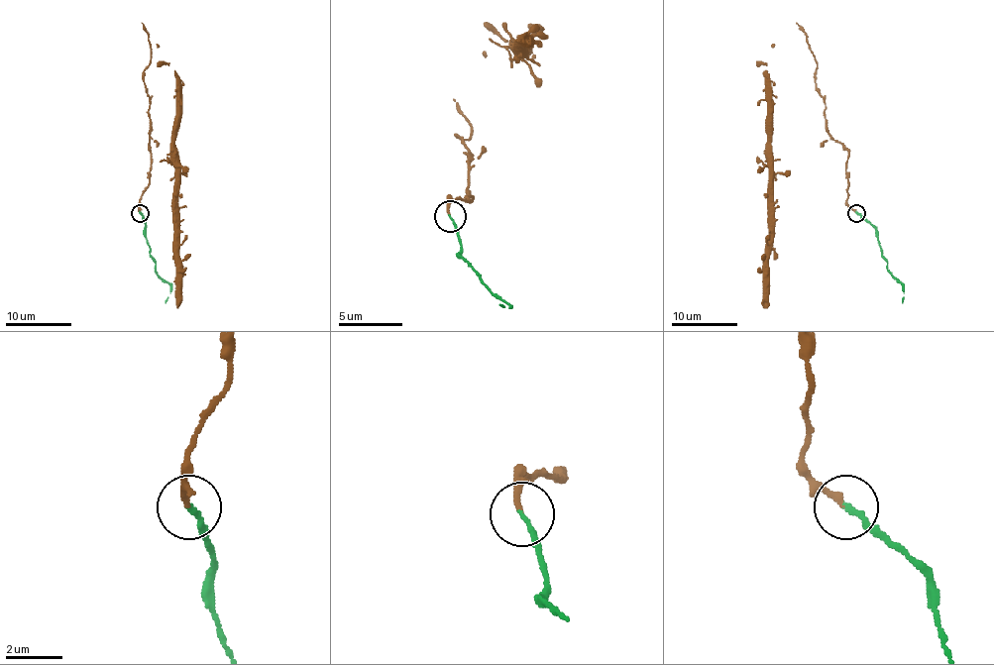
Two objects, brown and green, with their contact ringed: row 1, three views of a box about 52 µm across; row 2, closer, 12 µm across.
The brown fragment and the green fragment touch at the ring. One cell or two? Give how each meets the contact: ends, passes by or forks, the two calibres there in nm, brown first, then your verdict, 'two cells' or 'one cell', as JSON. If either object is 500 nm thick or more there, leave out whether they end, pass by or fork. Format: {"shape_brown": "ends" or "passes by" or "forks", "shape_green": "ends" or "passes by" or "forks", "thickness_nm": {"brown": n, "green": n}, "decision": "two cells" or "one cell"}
{"shape_brown": "ends", "shape_green": "ends", "thickness_nm": {"brown": 200, "green": 170}, "decision": "one cell"}

